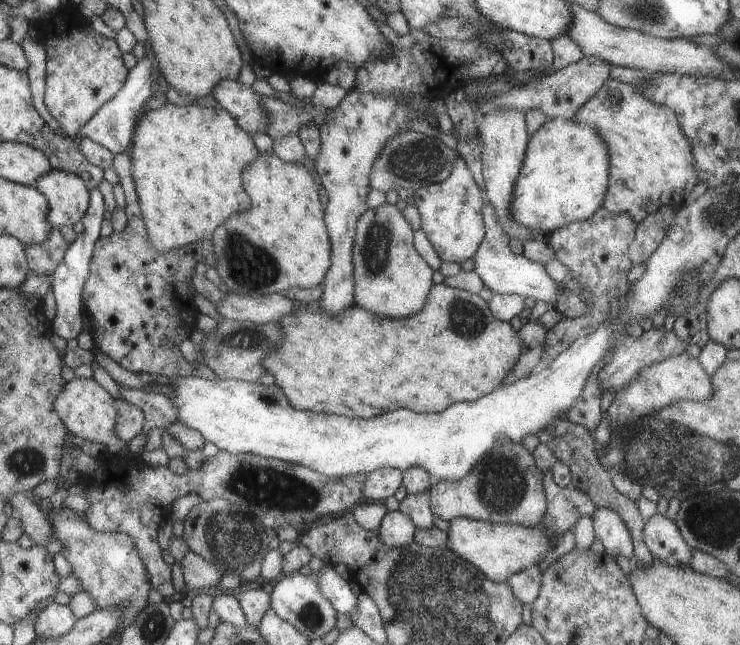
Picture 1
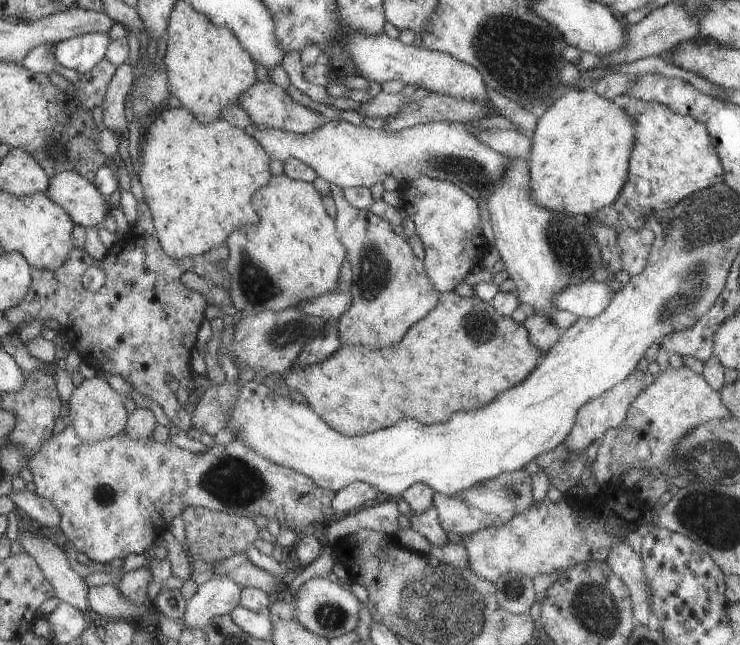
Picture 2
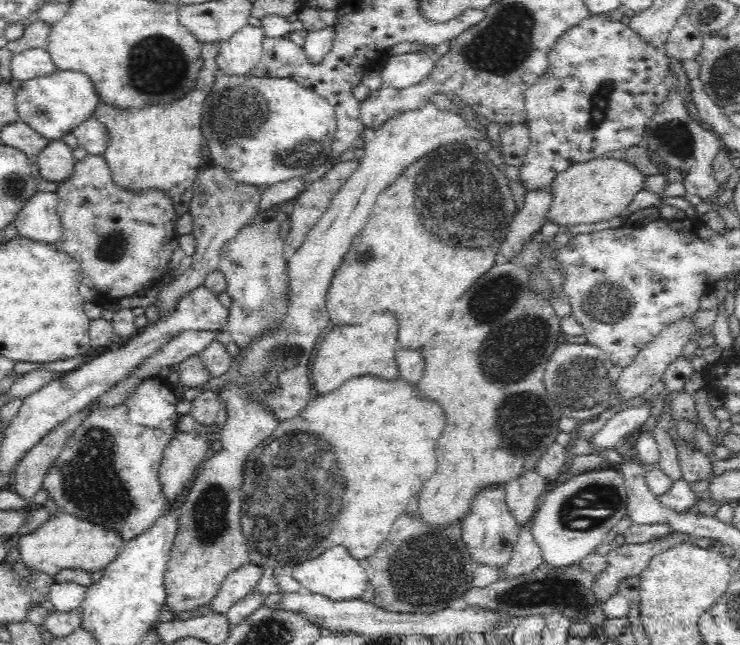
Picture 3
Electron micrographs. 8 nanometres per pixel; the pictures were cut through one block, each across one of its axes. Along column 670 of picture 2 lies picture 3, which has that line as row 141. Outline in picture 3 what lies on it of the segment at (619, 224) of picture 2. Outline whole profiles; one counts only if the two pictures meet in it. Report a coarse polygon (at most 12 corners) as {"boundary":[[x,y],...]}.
{"boundary":[[197,42],[196,86],[173,102],[93,114],[114,183],[162,191],[179,216],[213,167],[201,134],[220,42]]}

